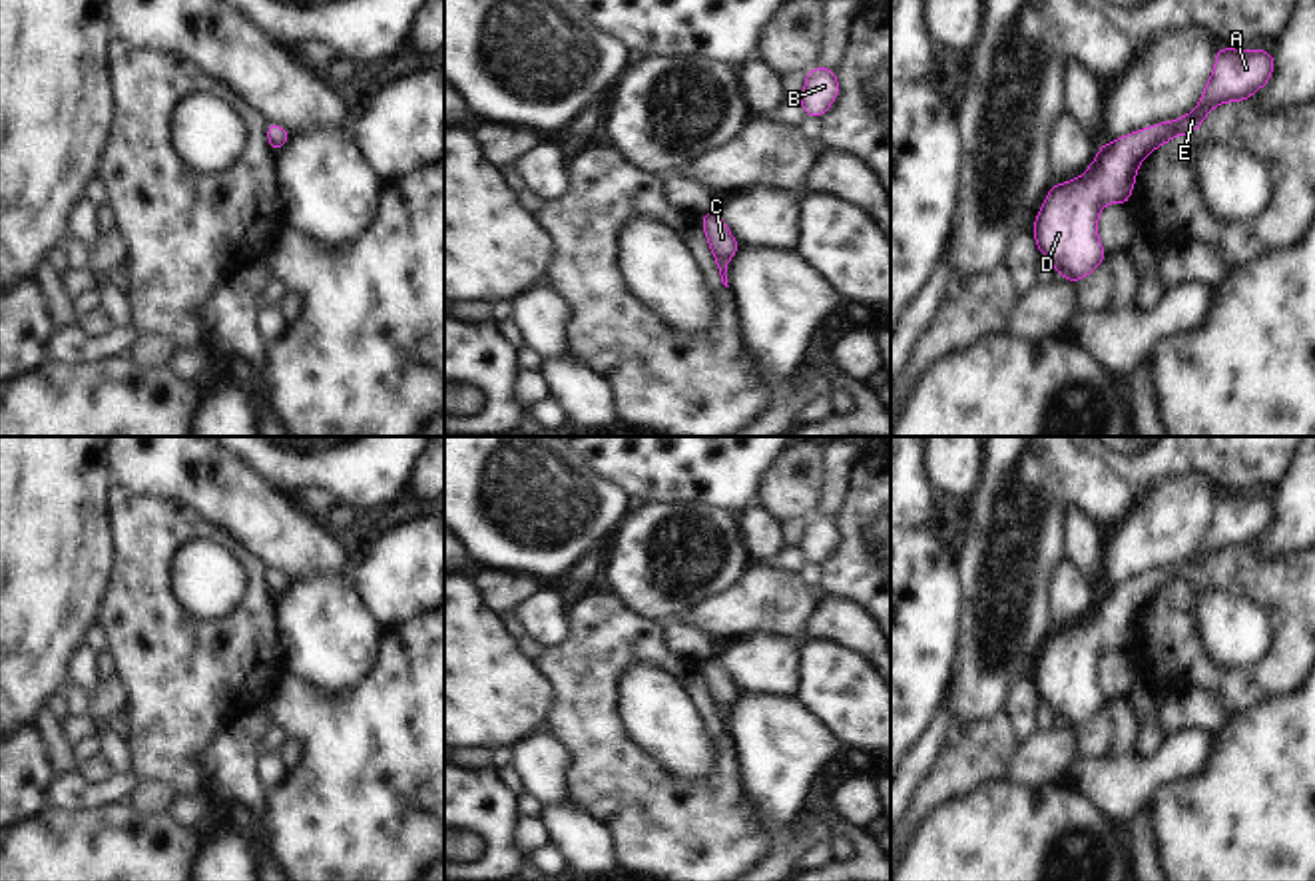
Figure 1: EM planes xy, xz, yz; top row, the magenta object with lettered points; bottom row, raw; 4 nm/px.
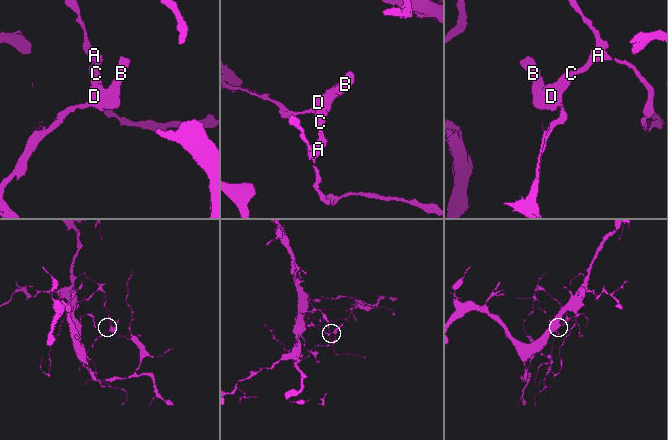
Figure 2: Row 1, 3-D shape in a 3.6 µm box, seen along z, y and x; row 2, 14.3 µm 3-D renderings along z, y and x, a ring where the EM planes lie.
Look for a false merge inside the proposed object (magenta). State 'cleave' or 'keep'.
keep

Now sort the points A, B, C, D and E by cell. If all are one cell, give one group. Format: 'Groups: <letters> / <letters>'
Groups: A B C D E.

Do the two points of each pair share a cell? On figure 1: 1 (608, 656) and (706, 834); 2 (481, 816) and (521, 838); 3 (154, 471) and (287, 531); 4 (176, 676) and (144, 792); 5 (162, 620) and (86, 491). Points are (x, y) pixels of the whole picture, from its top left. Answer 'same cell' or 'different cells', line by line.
1: same cell
2: different cells
3: same cell
4: different cells
5: different cells

